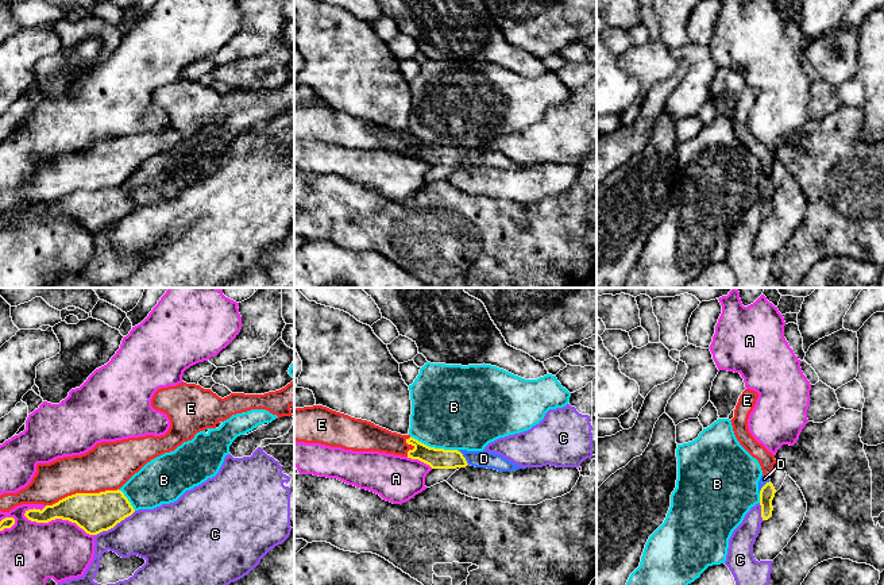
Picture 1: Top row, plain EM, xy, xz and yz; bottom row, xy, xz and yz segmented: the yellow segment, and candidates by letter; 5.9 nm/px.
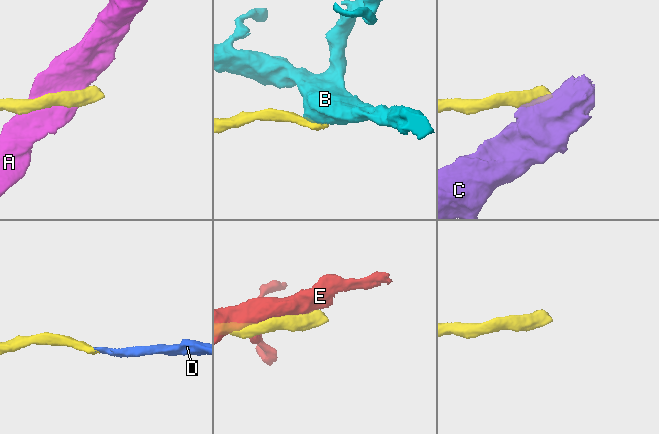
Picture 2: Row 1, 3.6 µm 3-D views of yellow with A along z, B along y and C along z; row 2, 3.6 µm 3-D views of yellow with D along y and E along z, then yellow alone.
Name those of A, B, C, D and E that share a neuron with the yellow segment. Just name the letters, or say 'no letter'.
D

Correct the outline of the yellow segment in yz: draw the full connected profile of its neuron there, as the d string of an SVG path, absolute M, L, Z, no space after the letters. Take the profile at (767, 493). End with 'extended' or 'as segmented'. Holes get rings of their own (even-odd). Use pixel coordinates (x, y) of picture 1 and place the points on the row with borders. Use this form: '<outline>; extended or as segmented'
M761 476L758 481L758 493L760 493L760 505L761 505L761 517L763 520L768 520L772 516L772 500L775 497L775 488L771 484L769 477Z; extended

